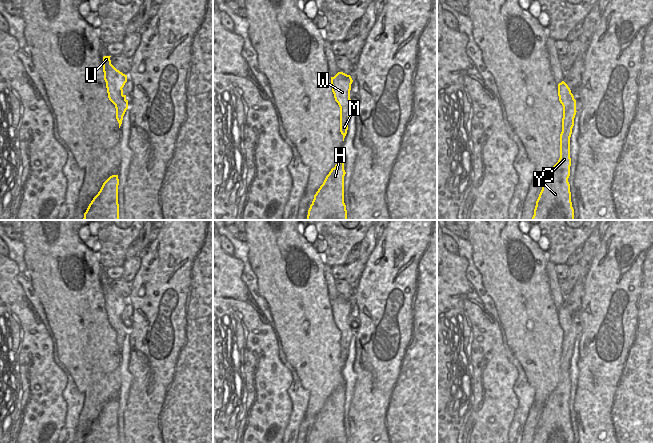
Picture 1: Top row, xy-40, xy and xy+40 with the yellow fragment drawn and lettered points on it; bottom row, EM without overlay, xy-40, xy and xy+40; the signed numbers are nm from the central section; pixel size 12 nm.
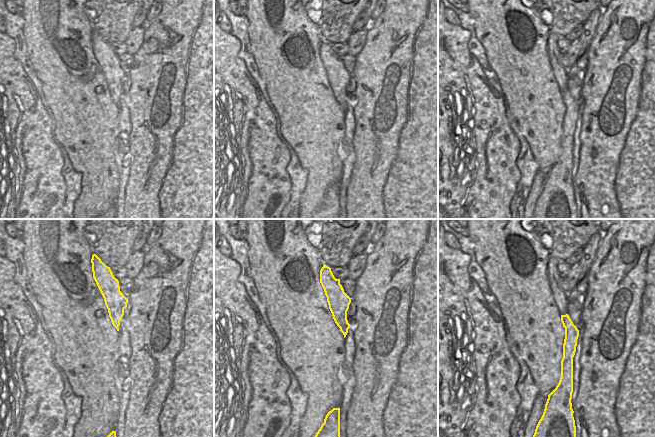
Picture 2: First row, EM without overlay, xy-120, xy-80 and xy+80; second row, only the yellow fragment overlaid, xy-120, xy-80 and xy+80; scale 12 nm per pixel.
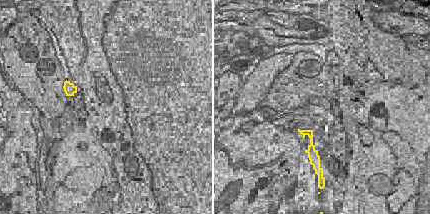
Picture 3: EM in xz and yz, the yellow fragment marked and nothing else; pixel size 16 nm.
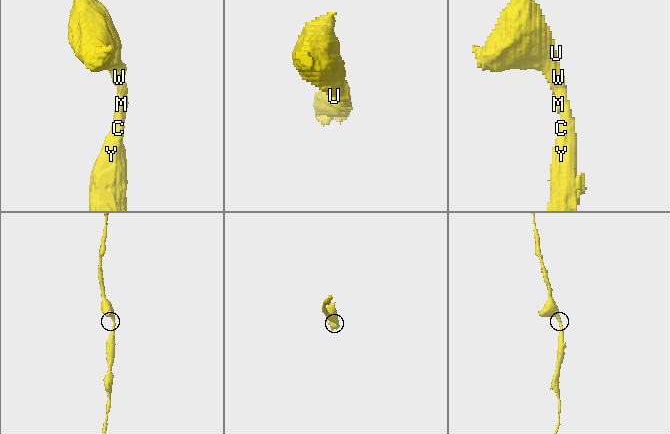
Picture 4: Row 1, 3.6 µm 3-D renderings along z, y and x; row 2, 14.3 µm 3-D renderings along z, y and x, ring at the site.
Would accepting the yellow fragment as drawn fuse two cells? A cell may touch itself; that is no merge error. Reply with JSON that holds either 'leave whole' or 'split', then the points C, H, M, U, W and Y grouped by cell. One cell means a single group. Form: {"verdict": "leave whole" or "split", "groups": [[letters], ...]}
{"verdict": "leave whole", "groups": [["C", "H", "M", "U", "W", "Y"]]}

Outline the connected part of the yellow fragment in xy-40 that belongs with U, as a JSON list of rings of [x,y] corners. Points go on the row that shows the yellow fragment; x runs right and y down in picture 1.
[[[111,56],[103,57],[103,72],[104,80],[109,100],[115,105],[116,119],[119,123],[119,128],[122,124],[123,116],[128,109],[128,100],[123,94],[123,87],[127,82],[127,75],[117,70],[110,60]]]

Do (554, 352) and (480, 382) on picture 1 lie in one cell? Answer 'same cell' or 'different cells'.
different cells

